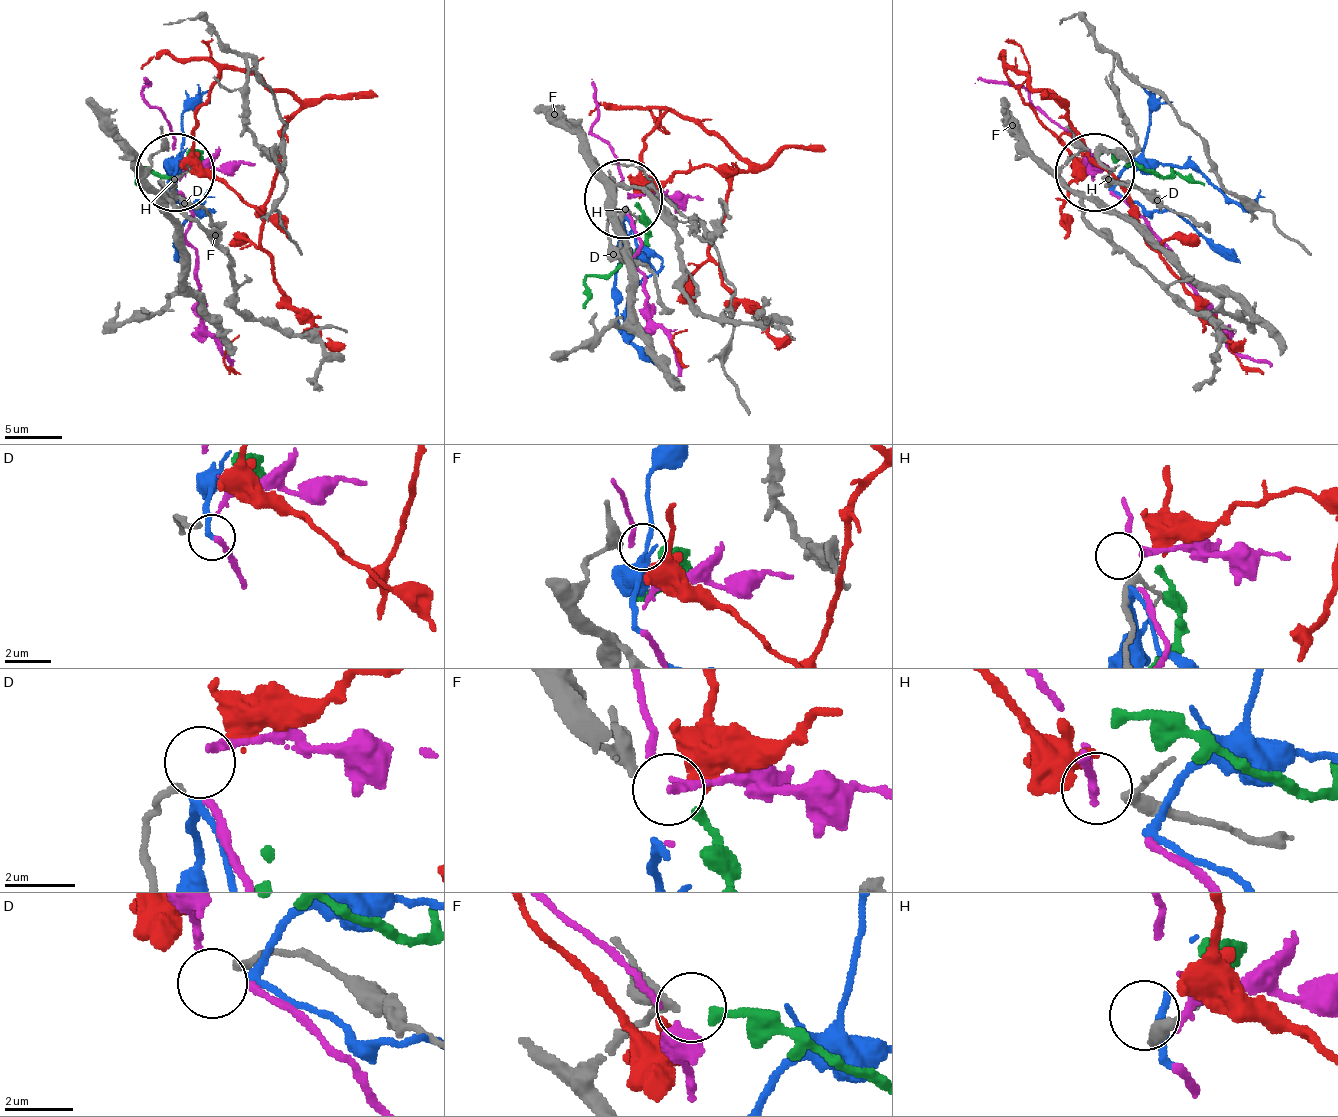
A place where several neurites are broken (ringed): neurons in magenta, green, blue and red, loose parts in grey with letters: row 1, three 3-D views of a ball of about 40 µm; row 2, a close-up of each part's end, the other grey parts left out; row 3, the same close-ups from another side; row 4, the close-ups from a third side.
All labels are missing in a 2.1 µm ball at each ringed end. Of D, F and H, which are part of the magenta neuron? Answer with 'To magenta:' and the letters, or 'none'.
To magenta: none

